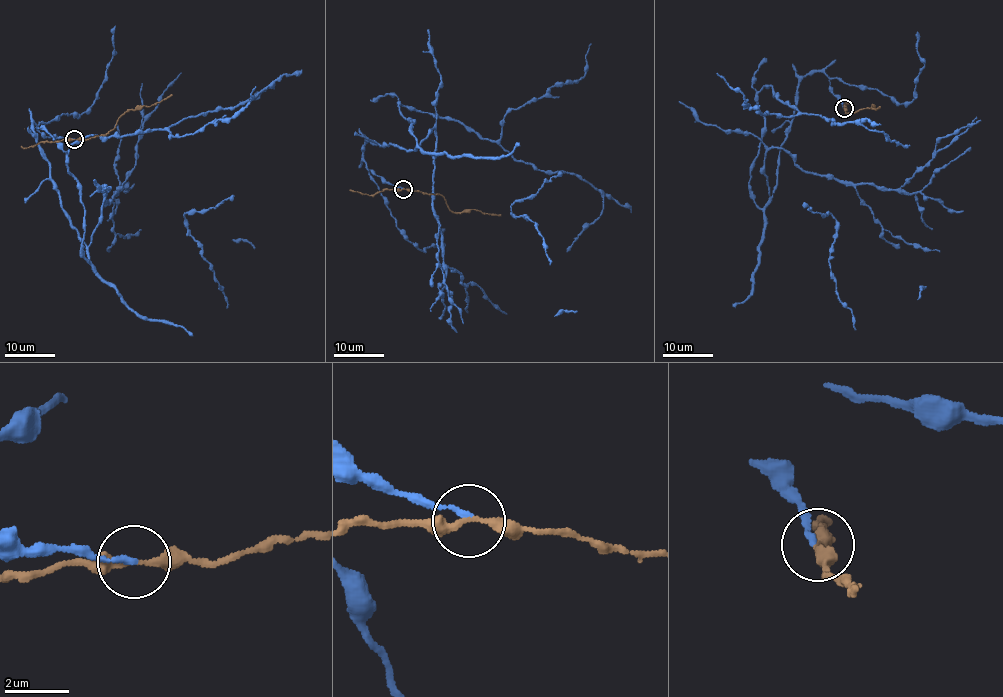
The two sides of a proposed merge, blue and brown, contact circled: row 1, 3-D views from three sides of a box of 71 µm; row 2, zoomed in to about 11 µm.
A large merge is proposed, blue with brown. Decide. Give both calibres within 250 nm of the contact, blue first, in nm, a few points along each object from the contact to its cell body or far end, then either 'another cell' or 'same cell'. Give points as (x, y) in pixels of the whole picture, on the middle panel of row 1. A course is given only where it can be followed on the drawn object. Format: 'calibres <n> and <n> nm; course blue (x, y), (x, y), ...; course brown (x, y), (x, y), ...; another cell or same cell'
calibres 160 and 220 nm; course blue (403, 188), (363, 159), (370, 140), (415, 150), (415, 119), (399, 102), (598, 189), (602, 211), (566, 251); course brown (403, 188), (443, 197), (451, 211), (479, 210), (500, 215); another cell

